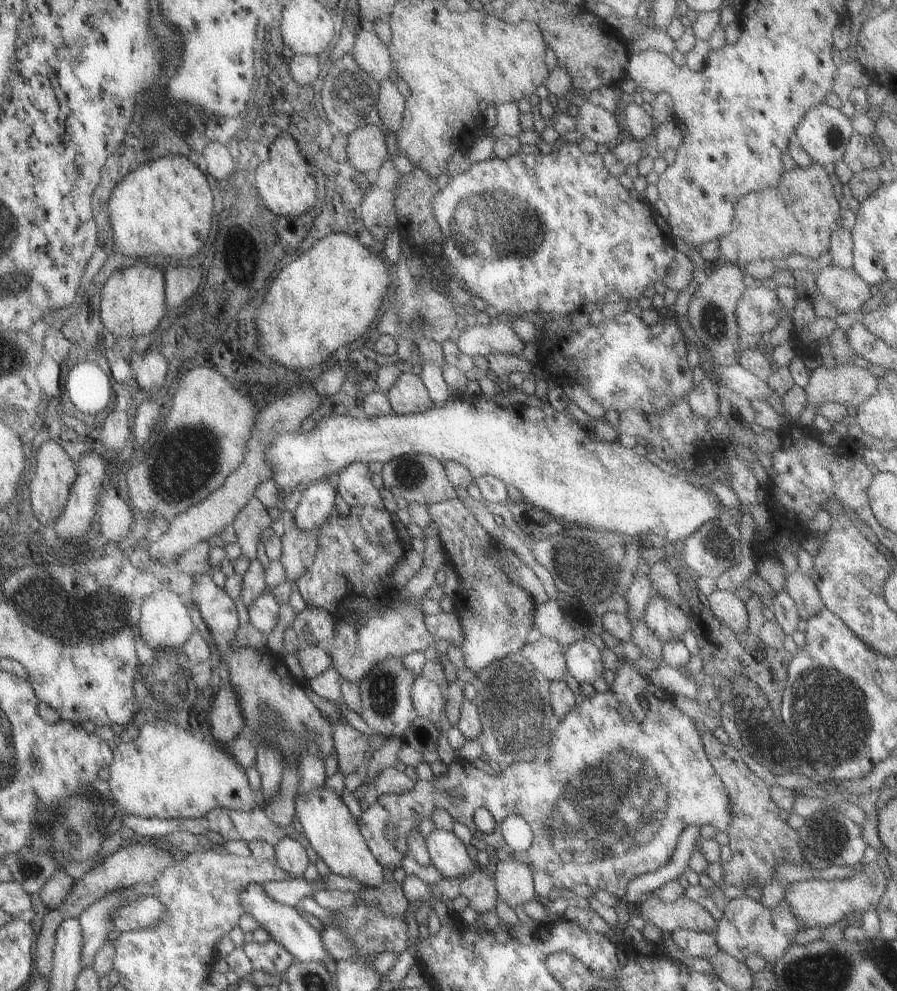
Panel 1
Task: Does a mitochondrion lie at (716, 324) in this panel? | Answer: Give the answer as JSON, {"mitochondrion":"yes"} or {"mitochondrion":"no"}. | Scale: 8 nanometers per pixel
{"mitochondrion":"yes"}

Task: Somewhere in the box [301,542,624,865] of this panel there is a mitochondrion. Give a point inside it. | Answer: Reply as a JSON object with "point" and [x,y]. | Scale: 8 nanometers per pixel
{"point":[513,704]}

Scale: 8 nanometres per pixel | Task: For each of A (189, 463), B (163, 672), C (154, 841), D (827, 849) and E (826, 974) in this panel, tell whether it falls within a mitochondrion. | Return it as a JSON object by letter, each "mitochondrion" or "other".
{"A":"mitochondrion","B":"mitochondrion","C":"other","D":"mitochondrion","E":"mitochondrion"}

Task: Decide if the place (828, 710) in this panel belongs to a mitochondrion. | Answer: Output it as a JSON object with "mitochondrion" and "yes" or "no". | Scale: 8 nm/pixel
{"mitochondrion":"yes"}

